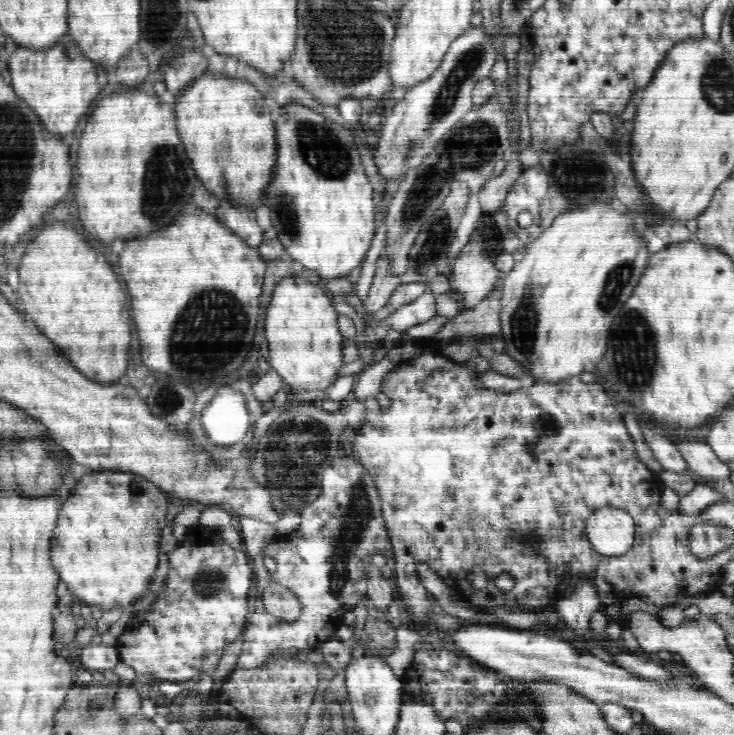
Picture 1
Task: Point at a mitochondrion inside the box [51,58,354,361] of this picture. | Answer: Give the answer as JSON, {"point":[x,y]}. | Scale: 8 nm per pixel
{"point":[165,165]}

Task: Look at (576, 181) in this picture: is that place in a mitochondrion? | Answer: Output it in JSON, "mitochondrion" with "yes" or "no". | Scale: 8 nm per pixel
{"mitochondrion":"yes"}

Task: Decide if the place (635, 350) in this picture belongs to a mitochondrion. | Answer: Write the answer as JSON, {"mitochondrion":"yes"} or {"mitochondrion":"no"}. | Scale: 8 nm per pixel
{"mitochondrion":"yes"}

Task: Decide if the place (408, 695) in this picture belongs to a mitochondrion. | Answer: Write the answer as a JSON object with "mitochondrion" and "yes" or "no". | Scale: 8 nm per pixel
{"mitochondrion":"no"}

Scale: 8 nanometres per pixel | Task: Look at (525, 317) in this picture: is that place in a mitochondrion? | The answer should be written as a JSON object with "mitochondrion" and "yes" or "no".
{"mitochondrion":"yes"}

